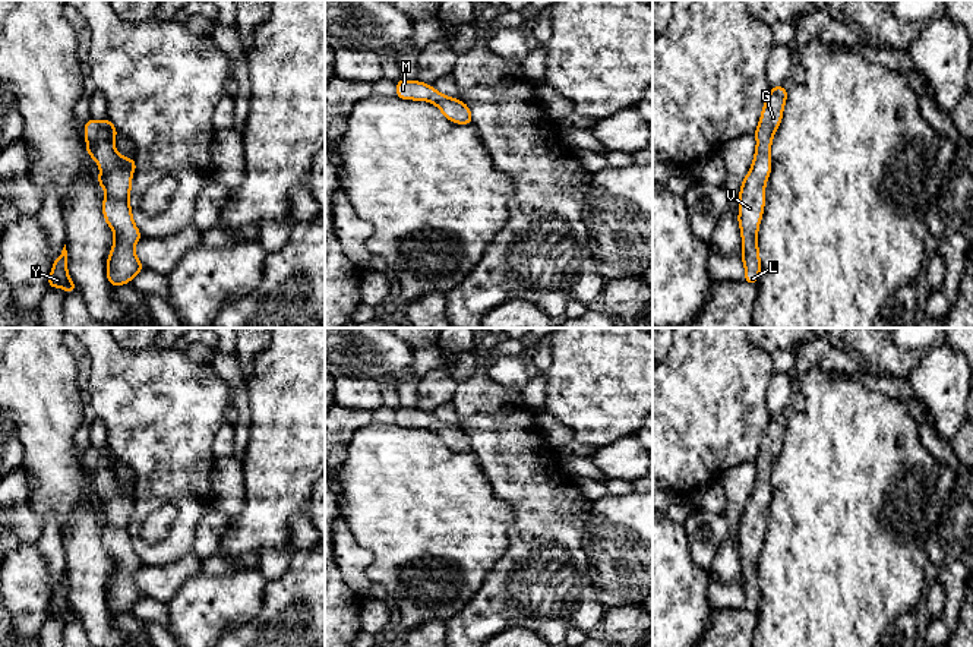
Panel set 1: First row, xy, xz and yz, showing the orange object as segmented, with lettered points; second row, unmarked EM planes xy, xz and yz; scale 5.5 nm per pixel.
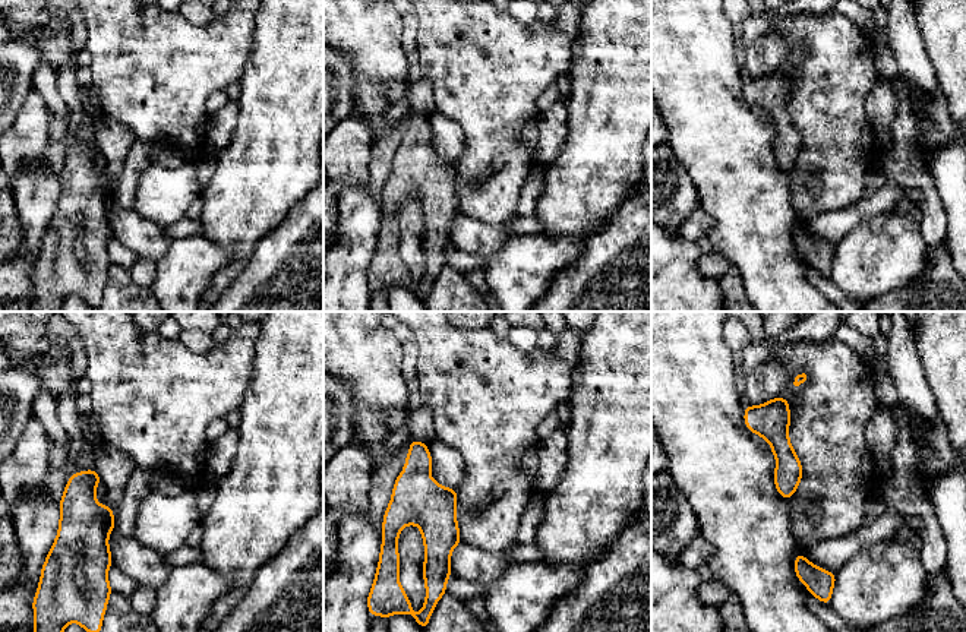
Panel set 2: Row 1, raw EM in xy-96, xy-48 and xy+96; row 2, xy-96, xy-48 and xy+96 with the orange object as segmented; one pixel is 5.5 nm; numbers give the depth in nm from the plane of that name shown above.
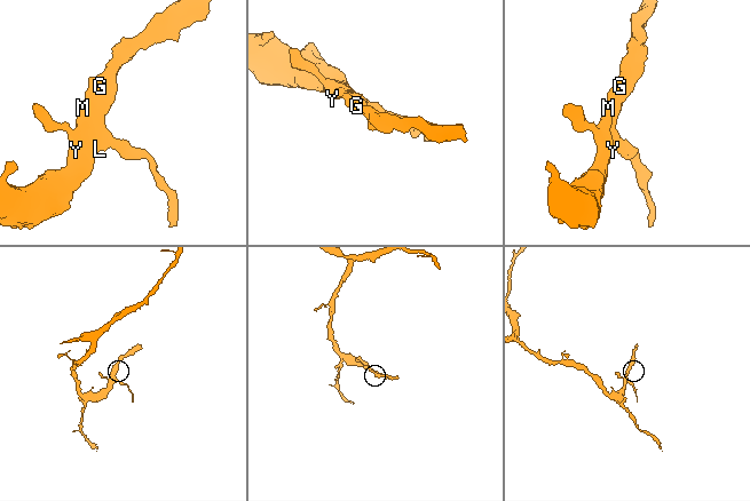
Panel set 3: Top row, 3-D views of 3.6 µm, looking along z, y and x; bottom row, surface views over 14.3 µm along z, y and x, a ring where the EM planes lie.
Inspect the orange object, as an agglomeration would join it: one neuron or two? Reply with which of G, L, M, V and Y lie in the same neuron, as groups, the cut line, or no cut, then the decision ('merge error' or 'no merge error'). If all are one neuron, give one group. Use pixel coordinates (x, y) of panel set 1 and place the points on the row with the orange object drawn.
groups G L M V Y; cut none; no merge error

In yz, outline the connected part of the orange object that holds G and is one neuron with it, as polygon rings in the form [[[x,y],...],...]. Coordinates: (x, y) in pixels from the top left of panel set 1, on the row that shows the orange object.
[[[783,85],[771,86],[755,130],[756,149],[751,171],[745,176],[739,190],[737,222],[742,234],[740,259],[745,263],[745,283],[756,285],[761,272],[758,250],[758,228],[765,205],[765,184],[771,174],[771,143],[778,129],[787,100]]]

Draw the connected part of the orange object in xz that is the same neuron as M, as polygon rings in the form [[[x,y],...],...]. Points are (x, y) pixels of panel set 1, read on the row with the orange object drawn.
[[[398,79],[395,83],[397,98],[433,102],[449,121],[457,124],[473,124],[473,113],[459,98],[446,97],[437,92],[432,85],[421,83],[417,79]]]

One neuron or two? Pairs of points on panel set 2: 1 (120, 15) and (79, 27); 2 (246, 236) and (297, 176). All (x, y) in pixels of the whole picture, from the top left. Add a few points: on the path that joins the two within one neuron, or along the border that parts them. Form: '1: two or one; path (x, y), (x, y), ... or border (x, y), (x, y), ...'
1: two; border (82, 15), (87, 24), (85, 47)
2: one; path (252, 221), (283, 190)

